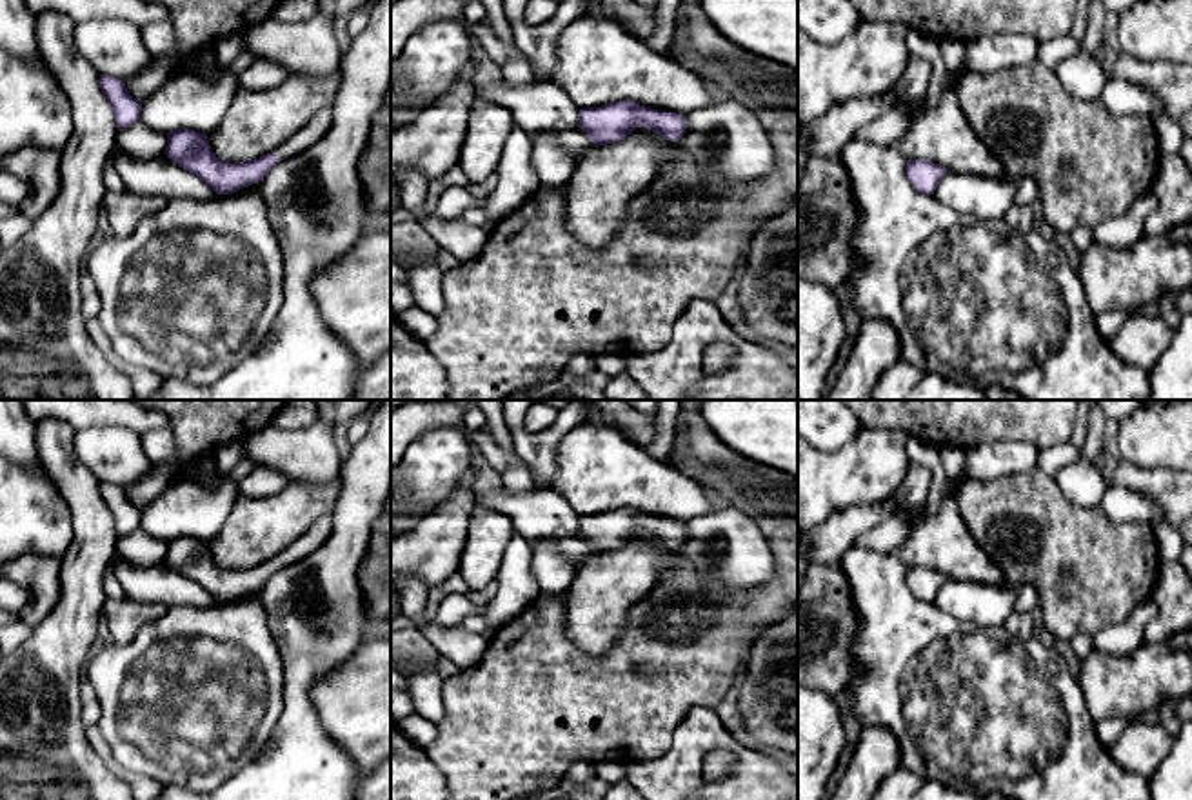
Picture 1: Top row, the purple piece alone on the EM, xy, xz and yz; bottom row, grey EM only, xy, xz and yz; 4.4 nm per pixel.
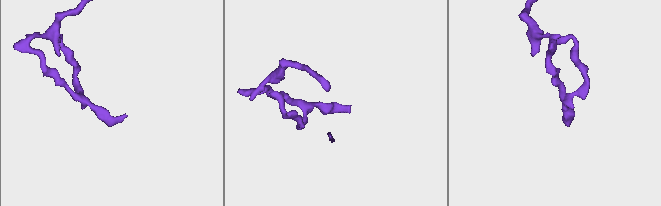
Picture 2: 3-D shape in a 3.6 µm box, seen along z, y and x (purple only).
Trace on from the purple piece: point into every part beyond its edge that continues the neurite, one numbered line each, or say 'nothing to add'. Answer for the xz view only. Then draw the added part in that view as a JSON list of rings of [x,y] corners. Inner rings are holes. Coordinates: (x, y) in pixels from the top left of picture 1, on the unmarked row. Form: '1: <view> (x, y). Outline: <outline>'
nothing to add

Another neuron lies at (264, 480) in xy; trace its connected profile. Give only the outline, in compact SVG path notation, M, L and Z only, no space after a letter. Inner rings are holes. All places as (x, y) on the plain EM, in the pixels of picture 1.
M256 465L253 473L238 482L238 493L253 498L265 498L280 493L289 484L289 476L274 467Z

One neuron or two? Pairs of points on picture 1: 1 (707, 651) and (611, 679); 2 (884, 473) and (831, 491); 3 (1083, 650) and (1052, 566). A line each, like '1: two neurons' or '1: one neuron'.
1: one neuron
2: one neuron
3: two neurons

